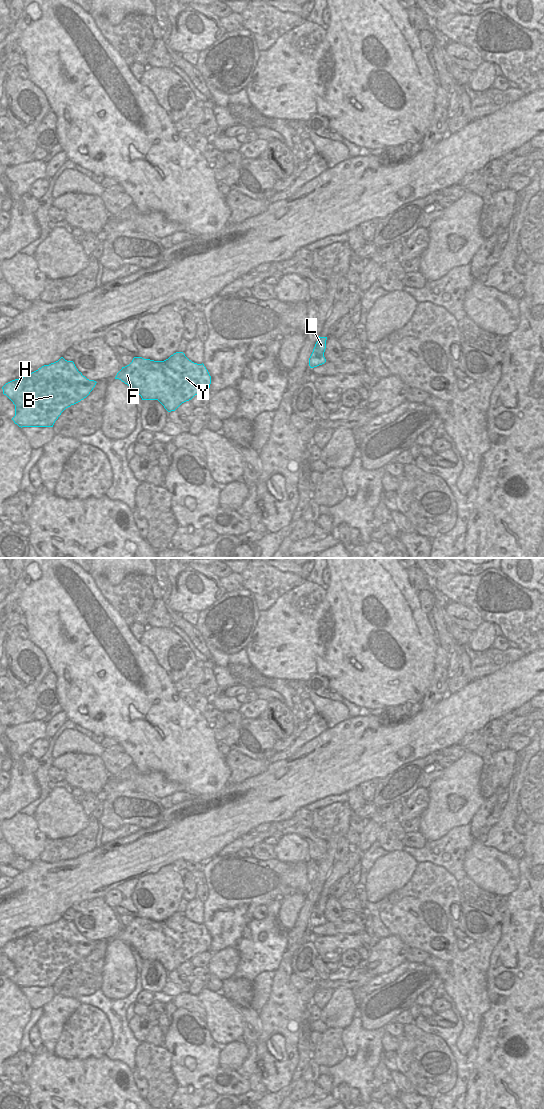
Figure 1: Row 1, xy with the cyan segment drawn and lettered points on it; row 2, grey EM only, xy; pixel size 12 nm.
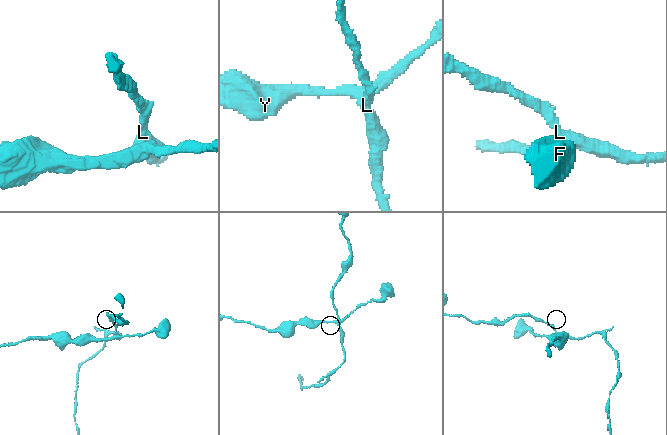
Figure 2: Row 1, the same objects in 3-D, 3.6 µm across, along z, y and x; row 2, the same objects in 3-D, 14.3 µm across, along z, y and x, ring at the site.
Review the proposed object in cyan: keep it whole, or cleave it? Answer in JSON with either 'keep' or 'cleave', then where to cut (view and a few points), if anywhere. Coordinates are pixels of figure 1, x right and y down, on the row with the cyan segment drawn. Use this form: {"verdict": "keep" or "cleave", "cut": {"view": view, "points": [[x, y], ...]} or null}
{"verdict": "cleave", "cut": {"view": "xy", "points": [[314, 347], [314, 353], [322, 357]]}}

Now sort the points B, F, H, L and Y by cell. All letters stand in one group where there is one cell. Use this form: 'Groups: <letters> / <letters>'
Groups: B F H Y / L.

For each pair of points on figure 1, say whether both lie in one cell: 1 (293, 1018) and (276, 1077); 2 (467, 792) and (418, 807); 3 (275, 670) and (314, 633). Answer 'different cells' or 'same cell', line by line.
1: same cell
2: different cells
3: same cell

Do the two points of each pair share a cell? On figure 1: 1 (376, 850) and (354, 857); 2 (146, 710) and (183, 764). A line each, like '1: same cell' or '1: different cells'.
1: different cells
2: same cell

